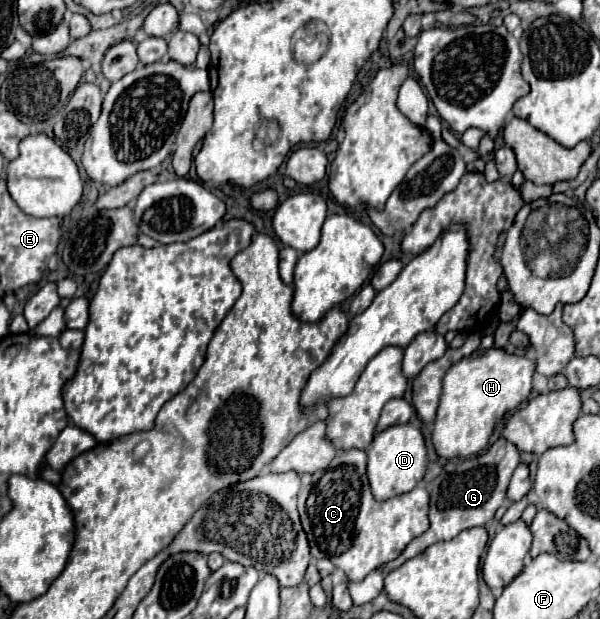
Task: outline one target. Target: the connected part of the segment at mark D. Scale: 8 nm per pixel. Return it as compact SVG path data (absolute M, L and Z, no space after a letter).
M412 424L388 426L380 434L376 434L368 450L368 480L370 480L374 498L386 500L386 498L410 492L424 478L426 464L428 464L426 442L420 428Z

